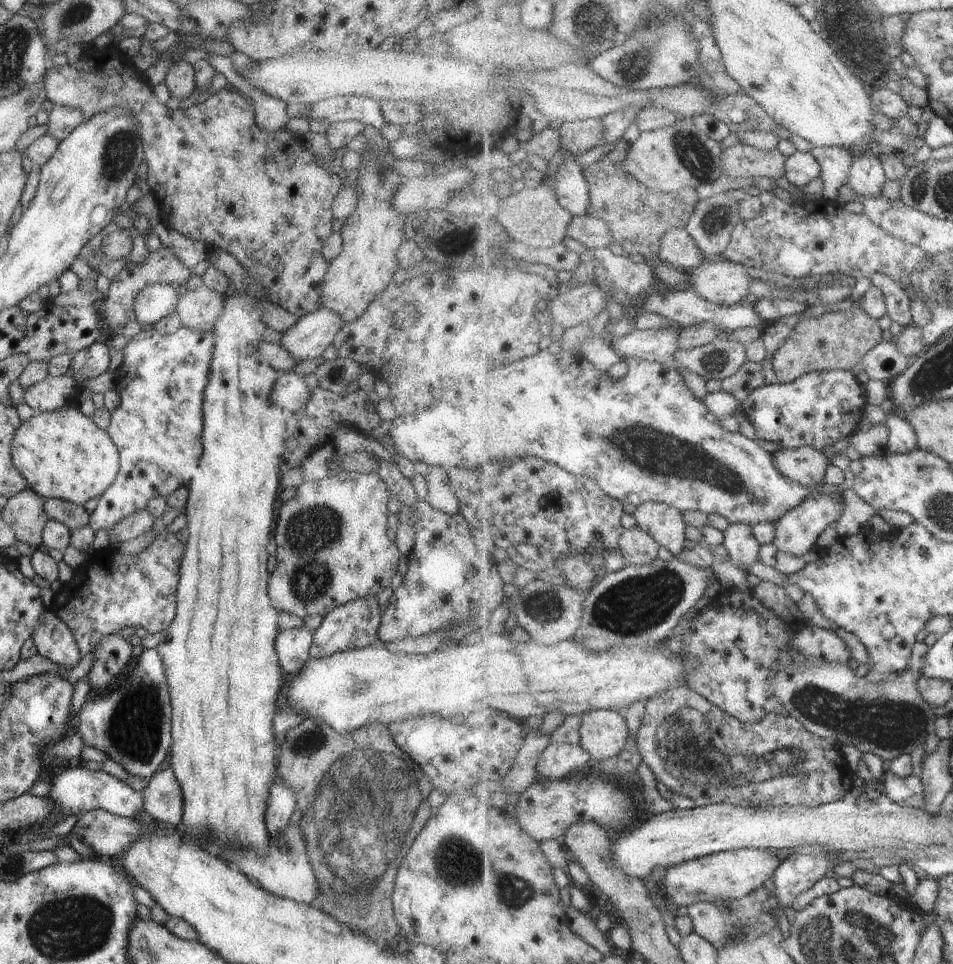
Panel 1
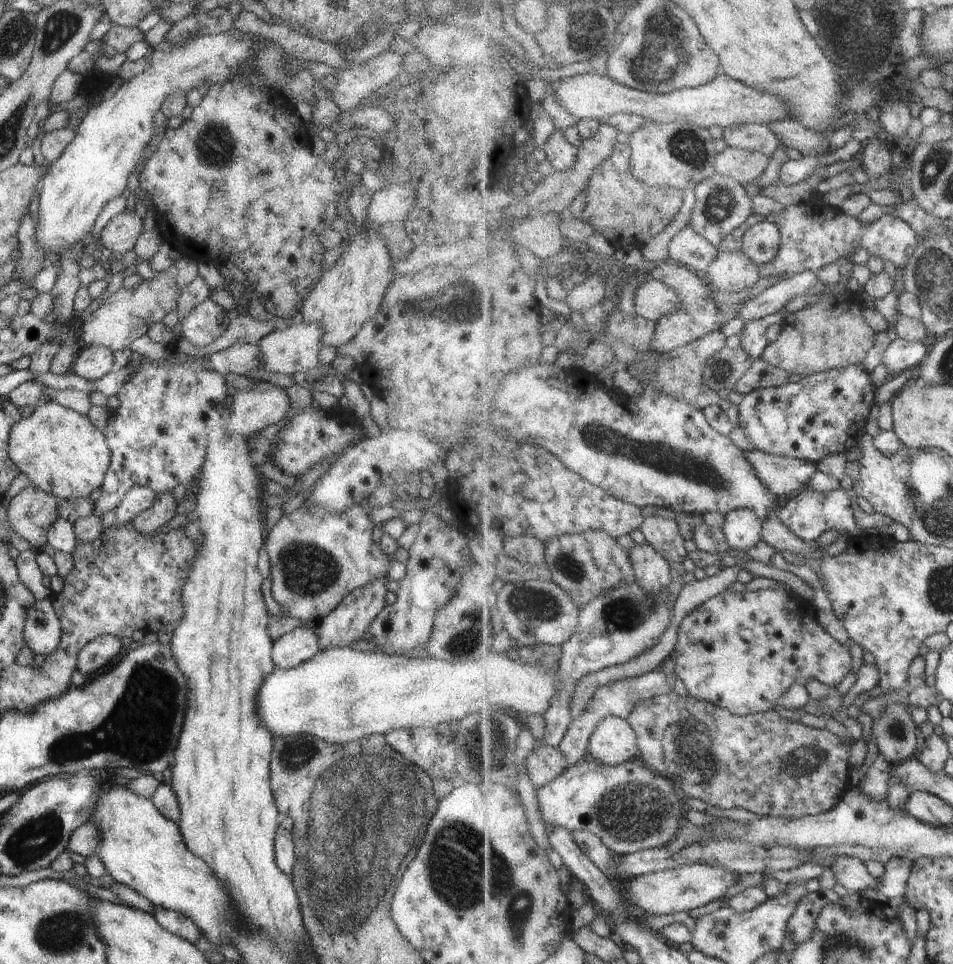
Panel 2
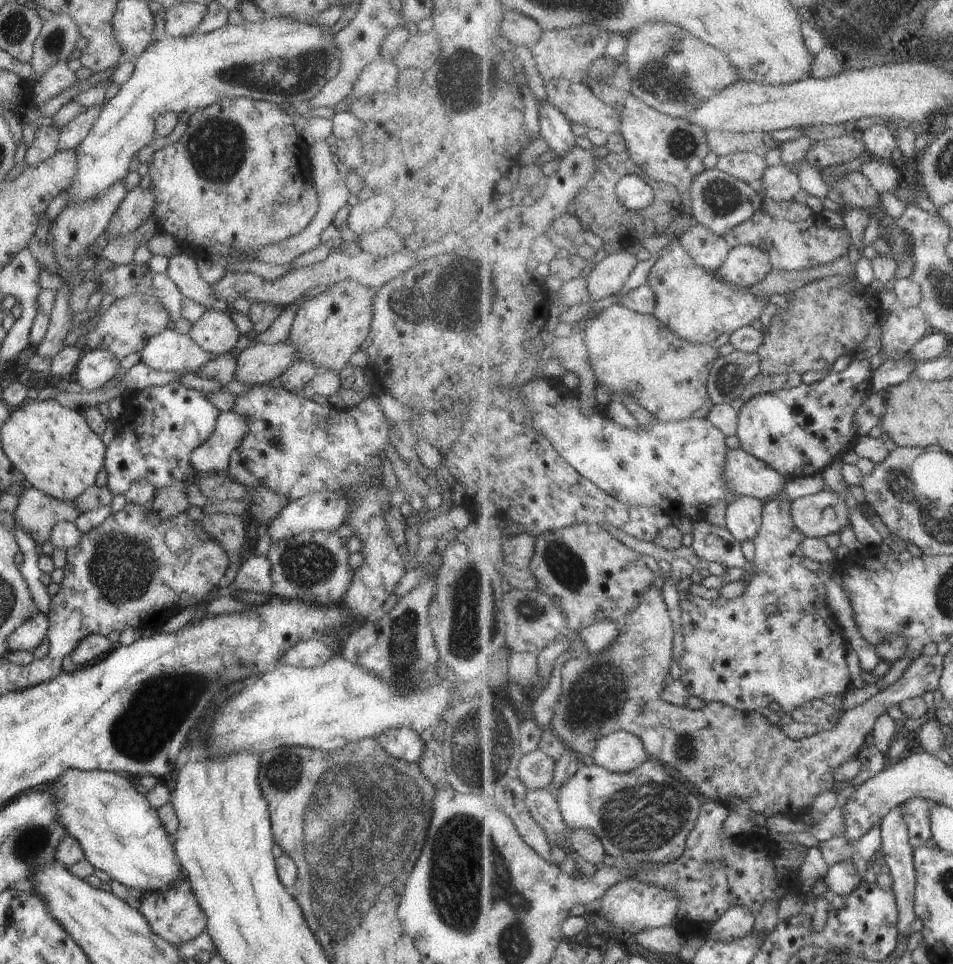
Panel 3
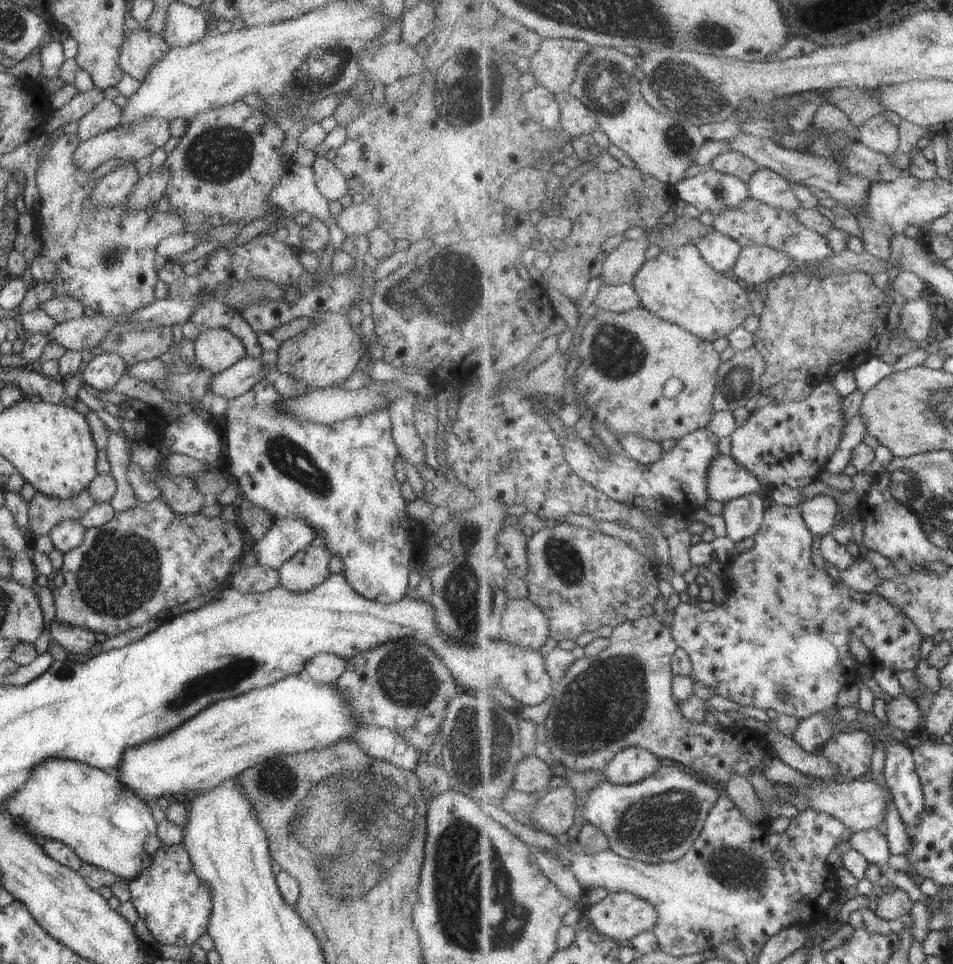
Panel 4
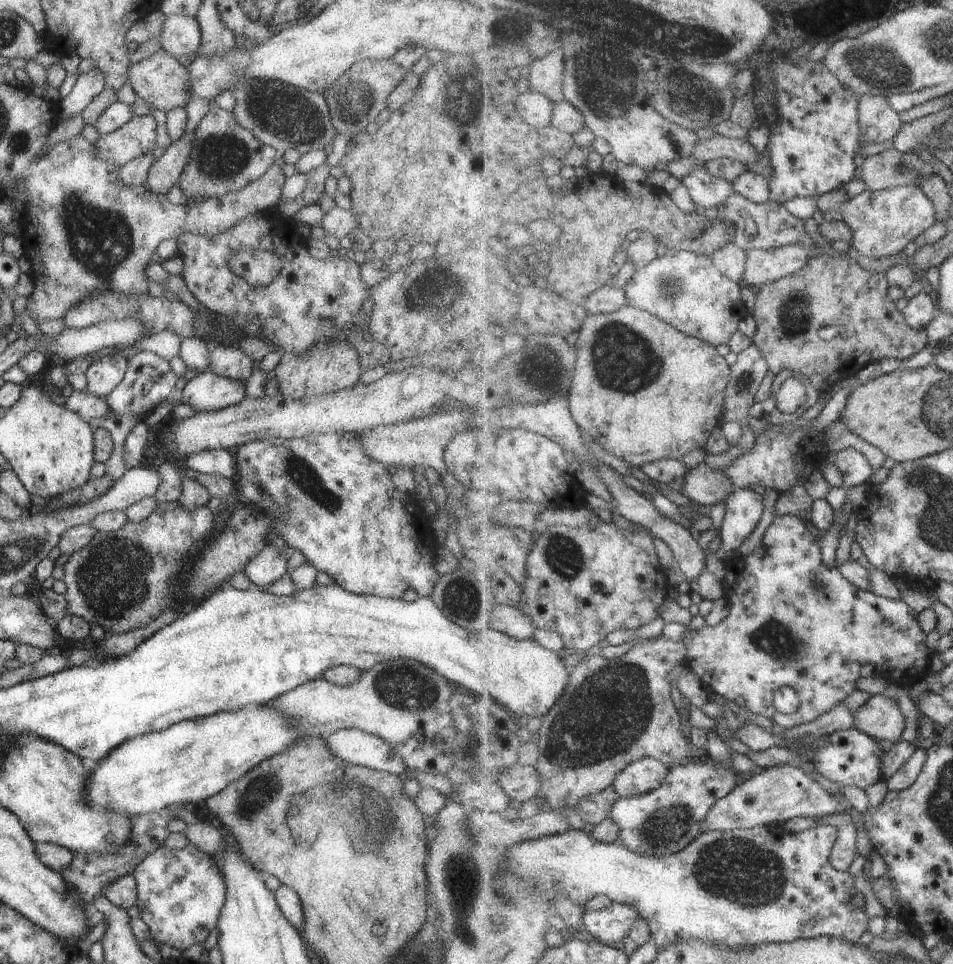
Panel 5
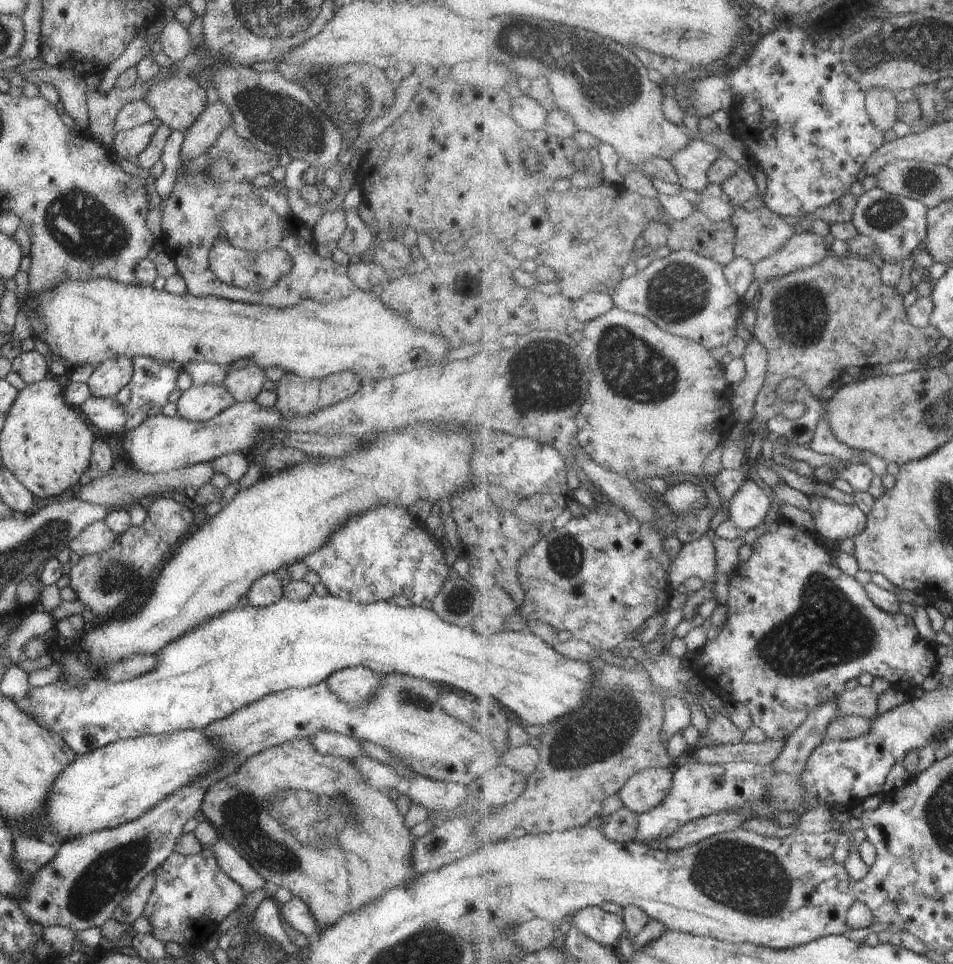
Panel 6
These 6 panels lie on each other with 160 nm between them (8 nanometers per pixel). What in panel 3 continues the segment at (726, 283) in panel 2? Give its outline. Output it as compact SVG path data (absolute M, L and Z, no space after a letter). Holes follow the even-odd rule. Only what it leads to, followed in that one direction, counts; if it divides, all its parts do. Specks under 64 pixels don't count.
M739 245L731 249L725 264L717 274L746 290L765 280L772 270L769 253L759 245Z

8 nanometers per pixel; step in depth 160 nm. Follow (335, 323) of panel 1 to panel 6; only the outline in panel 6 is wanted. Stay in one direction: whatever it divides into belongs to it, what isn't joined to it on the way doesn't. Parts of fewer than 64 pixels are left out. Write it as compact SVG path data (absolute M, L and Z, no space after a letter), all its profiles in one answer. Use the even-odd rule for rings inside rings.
M192 383L175 402L175 415L188 421L205 422L225 410L232 400L232 396L221 385Z

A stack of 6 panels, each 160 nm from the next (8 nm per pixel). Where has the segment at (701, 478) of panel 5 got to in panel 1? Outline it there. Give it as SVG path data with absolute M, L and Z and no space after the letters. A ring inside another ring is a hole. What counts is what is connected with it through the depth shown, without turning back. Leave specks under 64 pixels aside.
M807 446L779 450L772 456L779 472L783 472L793 482L814 488L825 485L825 476L831 460L823 450Z

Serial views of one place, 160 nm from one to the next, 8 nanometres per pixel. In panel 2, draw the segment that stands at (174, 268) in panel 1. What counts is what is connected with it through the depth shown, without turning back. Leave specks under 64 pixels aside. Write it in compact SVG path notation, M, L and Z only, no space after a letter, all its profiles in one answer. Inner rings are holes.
M167 269L155 271L153 275L149 282L143 279L137 287L128 290L121 288L109 294L99 308L85 316L81 324L81 346L107 347L112 352L128 347L135 338L146 334L153 323L160 322L167 312L175 309L180 294L179 285Z

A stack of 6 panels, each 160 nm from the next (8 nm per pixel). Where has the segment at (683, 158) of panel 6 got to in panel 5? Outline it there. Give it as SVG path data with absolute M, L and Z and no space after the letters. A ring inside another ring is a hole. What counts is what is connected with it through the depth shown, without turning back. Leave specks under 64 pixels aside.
M714 135L709 139L700 139L695 148L695 158L699 158L703 164L714 159L730 159L741 163L750 164L761 159L757 150L747 139L734 140L725 136ZM699 168L681 181L688 189L692 201L705 210L724 205L727 198L735 194L731 182L713 176L706 168Z

